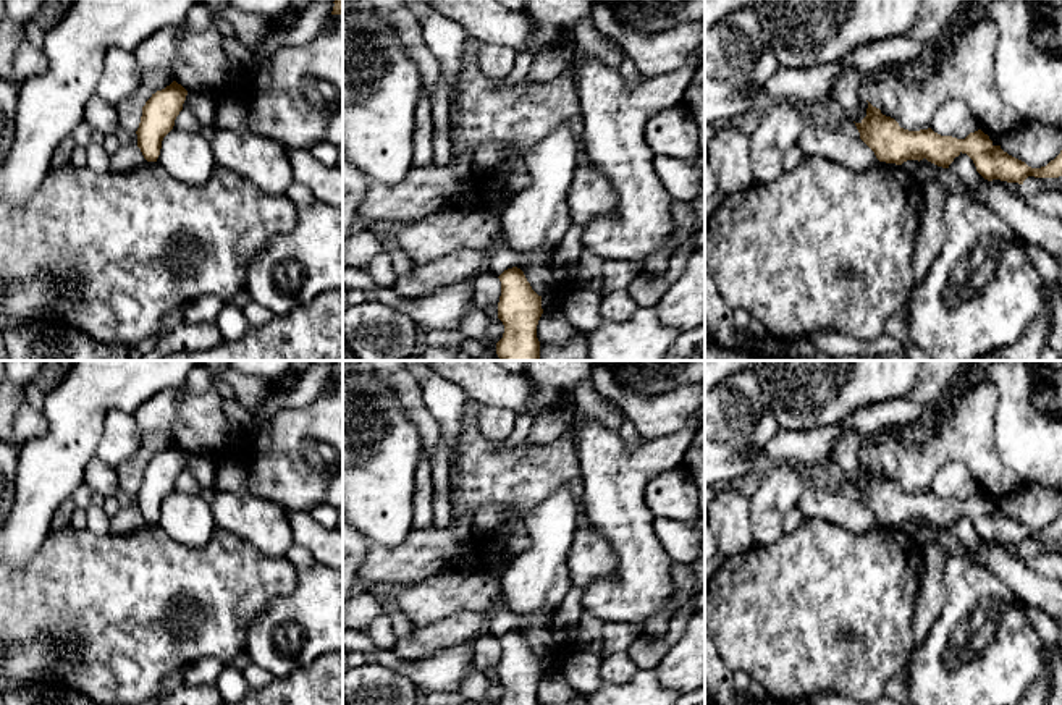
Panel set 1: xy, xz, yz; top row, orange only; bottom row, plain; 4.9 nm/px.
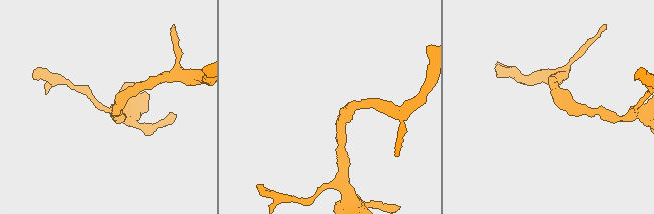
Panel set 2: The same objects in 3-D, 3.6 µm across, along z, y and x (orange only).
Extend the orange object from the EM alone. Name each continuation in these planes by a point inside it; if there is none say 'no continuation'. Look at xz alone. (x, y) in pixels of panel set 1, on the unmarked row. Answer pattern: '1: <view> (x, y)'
no continuation

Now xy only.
no continuation

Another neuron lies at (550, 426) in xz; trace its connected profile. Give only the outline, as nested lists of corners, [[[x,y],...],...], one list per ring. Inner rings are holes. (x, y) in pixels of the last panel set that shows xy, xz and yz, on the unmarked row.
[[[545,412],[533,419],[530,433],[527,437],[529,445],[548,445],[559,438],[567,430],[569,419],[564,412]]]

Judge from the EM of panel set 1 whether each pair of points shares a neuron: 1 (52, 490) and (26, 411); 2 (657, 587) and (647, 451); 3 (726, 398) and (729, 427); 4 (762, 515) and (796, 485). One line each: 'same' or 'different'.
1: different
2: same
3: same
4: same

